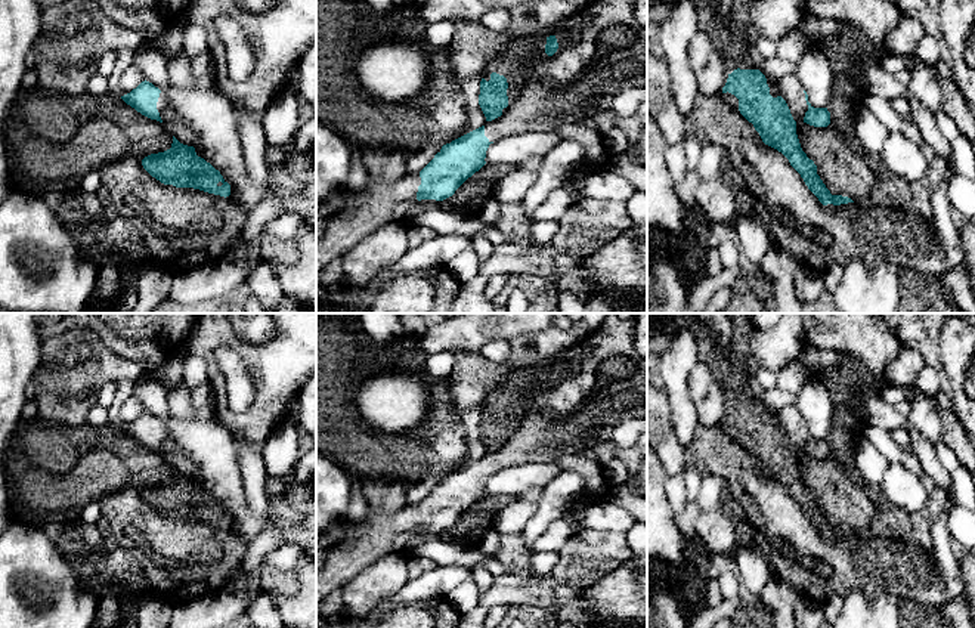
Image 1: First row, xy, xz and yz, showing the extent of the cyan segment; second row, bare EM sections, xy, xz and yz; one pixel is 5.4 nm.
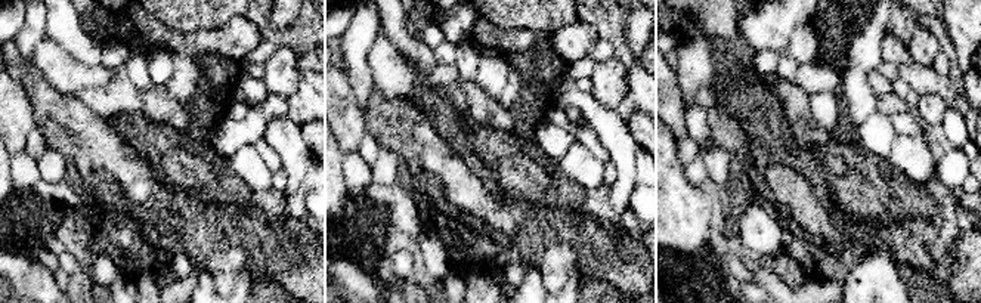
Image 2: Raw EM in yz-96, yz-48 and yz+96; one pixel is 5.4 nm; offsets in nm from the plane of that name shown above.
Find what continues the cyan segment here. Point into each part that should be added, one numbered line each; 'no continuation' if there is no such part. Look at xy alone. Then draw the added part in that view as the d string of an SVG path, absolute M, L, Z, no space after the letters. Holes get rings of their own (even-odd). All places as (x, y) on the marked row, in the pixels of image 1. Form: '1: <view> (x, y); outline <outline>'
1: xy (180, 130); outline M164 92L160 93L157 109L160 112L162 124L171 136L174 136L183 145L195 145L195 133L185 121L180 120L177 112L167 103Z

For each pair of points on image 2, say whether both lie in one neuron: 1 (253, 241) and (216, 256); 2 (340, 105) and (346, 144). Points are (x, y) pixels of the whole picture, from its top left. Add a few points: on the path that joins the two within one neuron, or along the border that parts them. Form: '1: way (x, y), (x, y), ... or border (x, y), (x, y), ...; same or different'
1: way (244, 241), (231, 241), (225, 247); same
2: way (343, 114), (346, 118), (346, 135); same

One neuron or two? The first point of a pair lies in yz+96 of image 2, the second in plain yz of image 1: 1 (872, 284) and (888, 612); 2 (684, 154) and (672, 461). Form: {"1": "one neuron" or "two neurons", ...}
{"1": "one neuron", "2": "two neurons"}

